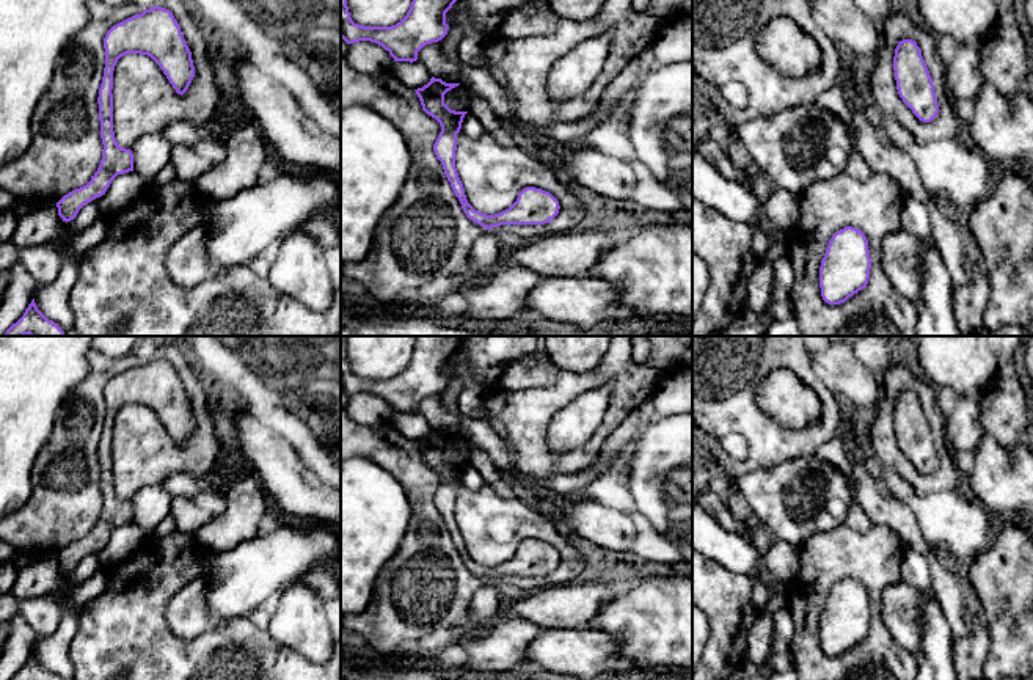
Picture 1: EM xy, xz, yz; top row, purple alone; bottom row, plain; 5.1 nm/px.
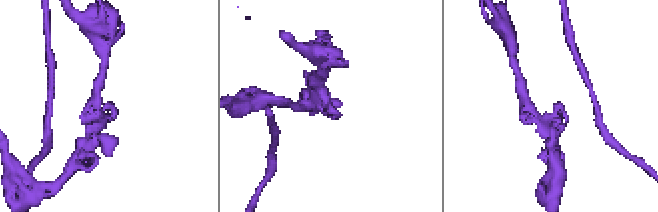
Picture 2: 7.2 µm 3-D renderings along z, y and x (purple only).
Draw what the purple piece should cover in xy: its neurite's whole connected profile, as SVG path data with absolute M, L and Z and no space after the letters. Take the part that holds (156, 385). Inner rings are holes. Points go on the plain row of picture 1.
M154 358L113 377L105 389L105 419L99 440L99 473L102 490L102 512L91 532L58 554L58 567L71 573L78 562L93 551L105 547L118 526L133 523L133 506L116 495L113 484L113 422L118 411L127 405L151 408L163 422L177 446L184 446L193 429L192 404L181 378L170 361Z

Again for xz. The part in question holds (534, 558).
M432 429L427 437L414 441L422 462L435 470L441 484L433 496L436 510L441 514L444 526L458 550L463 564L474 575L491 581L501 576L545 576L559 565L559 553L542 540L526 539L518 545L516 553L506 562L487 567L476 562L466 551L463 536L455 520L457 485L462 481L463 470L468 463L451 462L444 455L444 446L460 435L446 435Z

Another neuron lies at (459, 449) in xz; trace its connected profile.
M455 438L444 446L444 455L455 463L469 463L473 444L466 438Z

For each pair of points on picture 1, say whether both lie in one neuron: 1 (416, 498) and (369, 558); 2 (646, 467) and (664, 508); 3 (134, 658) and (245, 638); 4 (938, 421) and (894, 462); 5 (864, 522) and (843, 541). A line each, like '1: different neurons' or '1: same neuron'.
1: different neurons
2: same neuron
3: same neuron
4: same neuron
5: different neurons

